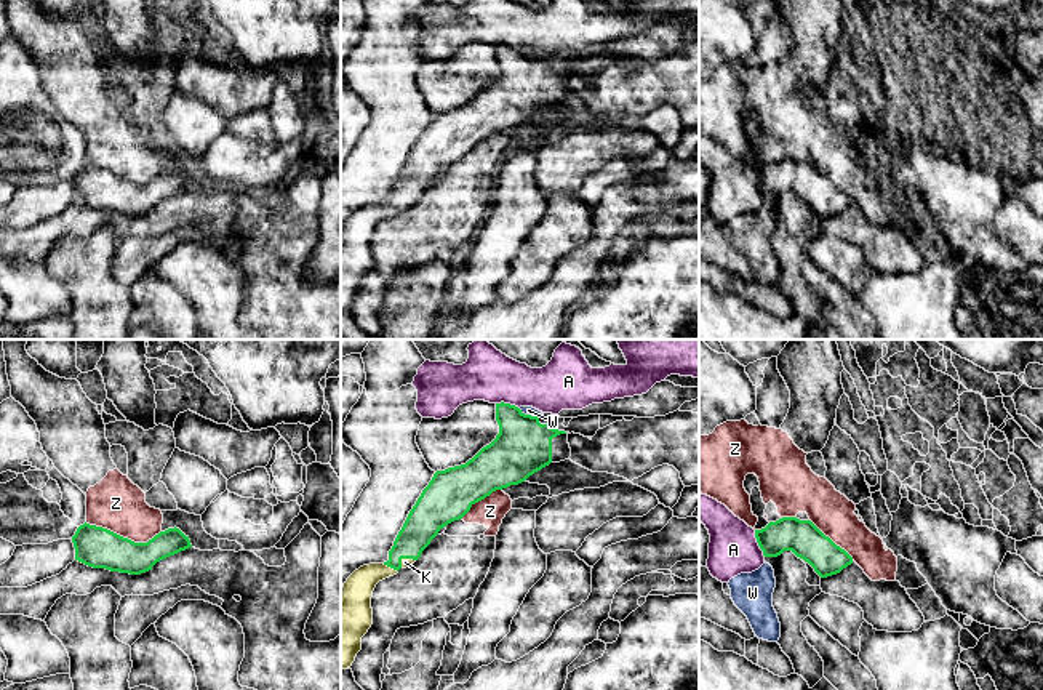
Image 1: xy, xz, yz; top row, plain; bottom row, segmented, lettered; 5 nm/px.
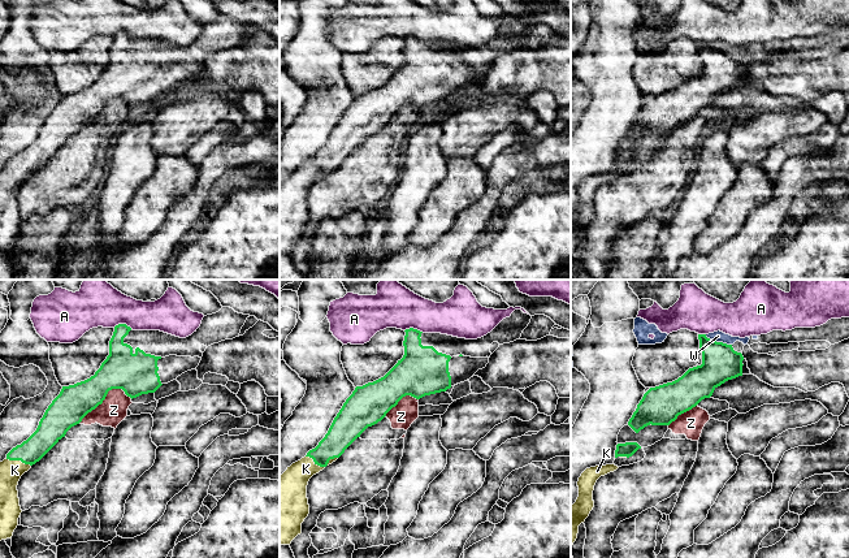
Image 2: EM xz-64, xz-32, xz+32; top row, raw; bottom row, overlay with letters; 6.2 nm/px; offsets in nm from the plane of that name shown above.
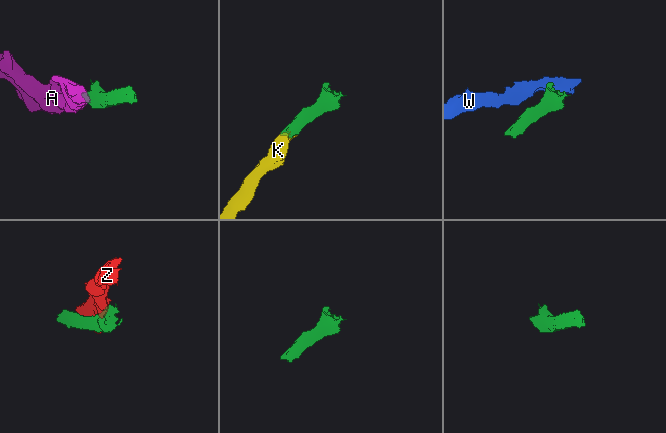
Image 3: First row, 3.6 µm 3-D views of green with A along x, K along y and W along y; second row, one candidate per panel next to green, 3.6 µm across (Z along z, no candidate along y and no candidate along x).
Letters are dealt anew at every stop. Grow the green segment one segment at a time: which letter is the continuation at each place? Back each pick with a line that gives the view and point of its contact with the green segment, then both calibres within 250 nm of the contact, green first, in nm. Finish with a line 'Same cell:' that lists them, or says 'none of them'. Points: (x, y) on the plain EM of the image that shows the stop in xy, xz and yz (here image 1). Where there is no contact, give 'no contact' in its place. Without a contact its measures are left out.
K: contact xz (391, 208); calibres 170 and 170 nm
Same cell: K

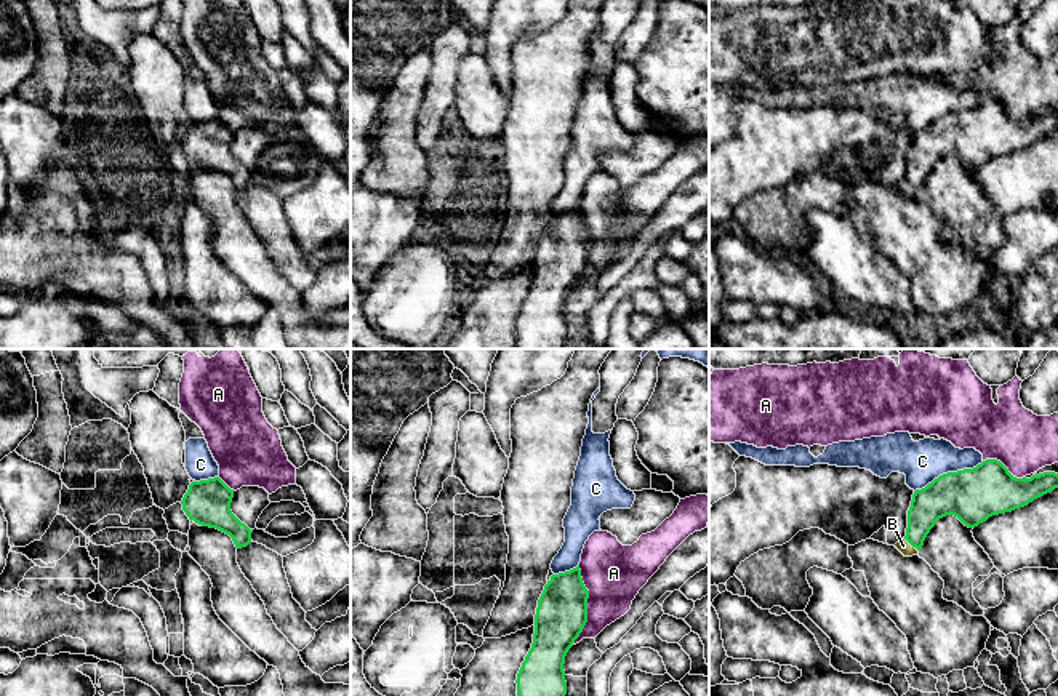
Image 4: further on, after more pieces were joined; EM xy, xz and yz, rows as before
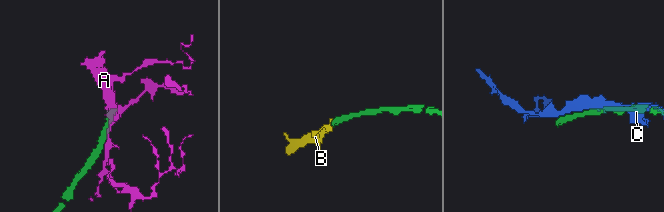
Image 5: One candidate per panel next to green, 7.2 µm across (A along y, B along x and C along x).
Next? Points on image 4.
B: contact yz (911, 186); calibres 180 and 70 nm
Same cell: B

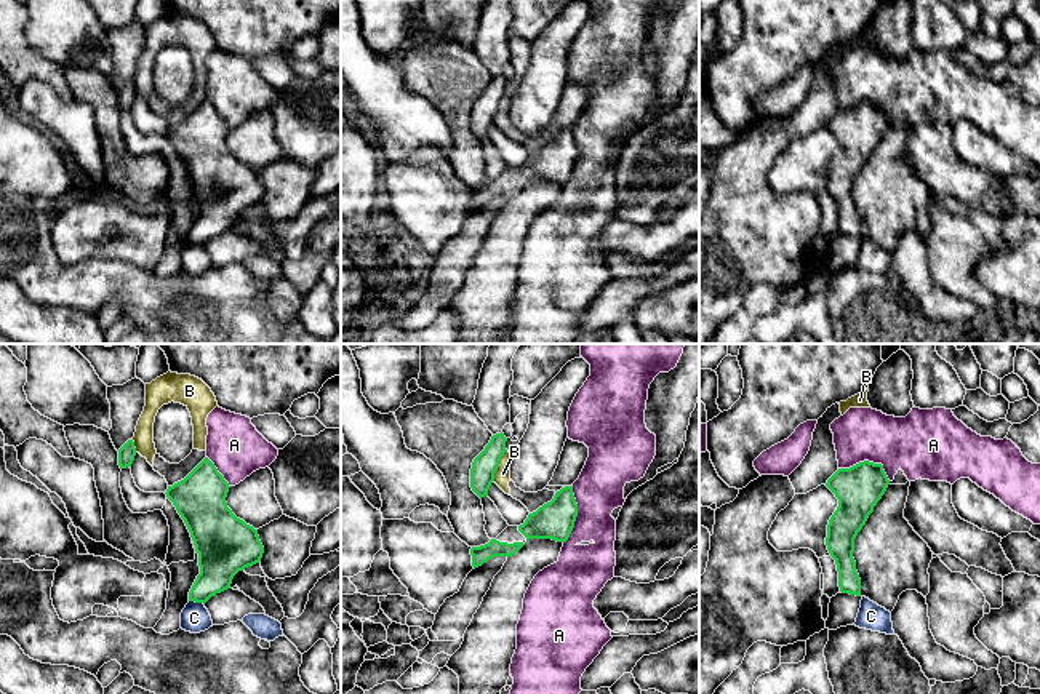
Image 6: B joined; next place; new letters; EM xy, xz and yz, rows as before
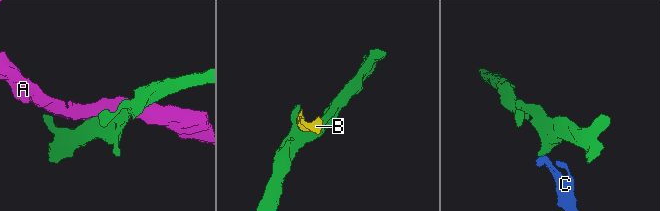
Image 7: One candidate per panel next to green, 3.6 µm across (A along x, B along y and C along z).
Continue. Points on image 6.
Same cell: none of them

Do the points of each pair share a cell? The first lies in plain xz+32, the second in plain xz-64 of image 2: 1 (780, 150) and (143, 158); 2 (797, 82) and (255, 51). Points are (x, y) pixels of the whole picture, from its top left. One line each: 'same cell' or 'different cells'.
1: different cells
2: same cell

